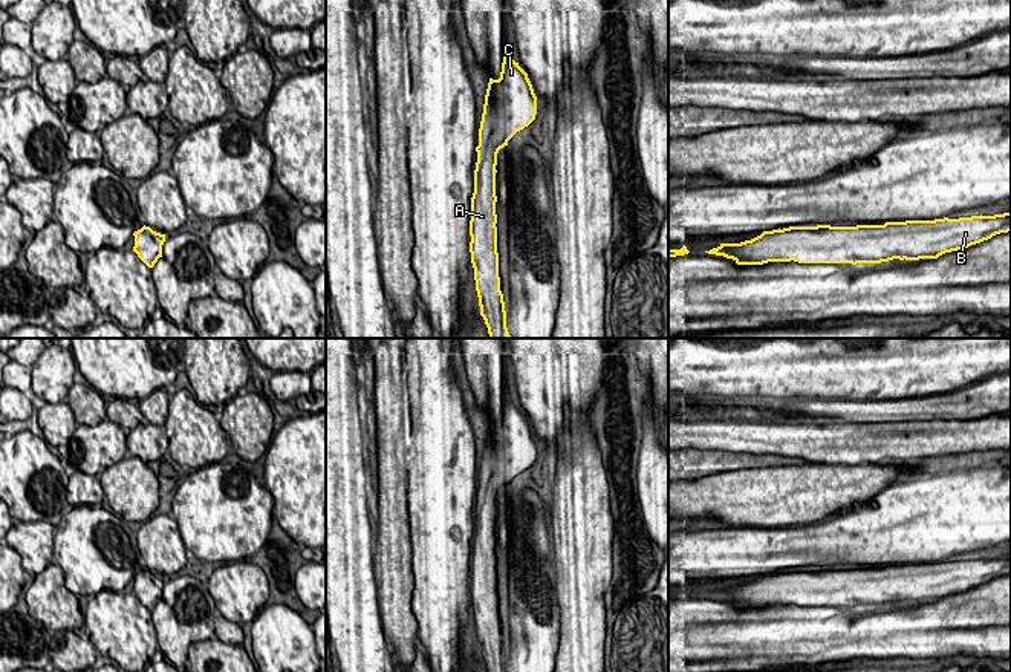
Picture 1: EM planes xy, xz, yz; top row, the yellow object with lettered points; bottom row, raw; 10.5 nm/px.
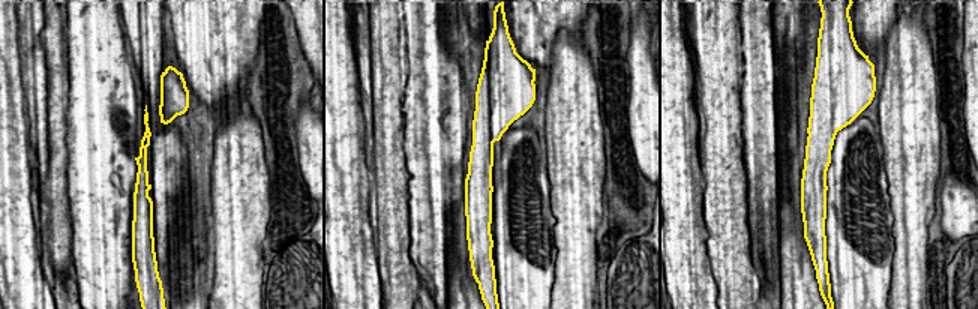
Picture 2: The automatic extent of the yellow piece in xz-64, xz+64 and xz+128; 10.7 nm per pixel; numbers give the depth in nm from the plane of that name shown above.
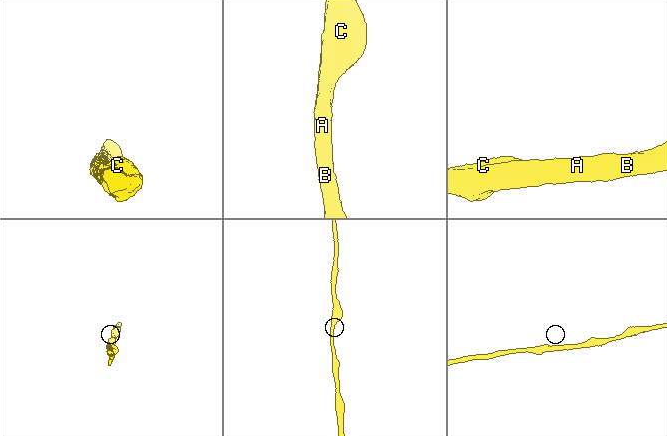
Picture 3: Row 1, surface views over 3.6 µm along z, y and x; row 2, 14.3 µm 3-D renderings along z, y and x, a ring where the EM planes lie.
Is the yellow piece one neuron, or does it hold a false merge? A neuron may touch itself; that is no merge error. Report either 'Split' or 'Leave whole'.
Leave whole

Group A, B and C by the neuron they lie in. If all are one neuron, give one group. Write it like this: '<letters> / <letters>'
A B C

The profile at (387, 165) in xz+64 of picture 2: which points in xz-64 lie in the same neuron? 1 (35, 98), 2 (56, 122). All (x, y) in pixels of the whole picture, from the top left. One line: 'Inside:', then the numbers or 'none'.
Inside: 2

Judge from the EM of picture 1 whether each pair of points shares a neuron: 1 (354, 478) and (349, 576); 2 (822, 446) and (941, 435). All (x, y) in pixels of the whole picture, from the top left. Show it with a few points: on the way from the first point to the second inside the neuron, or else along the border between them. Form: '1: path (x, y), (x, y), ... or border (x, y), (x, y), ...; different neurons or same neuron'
1: path (349, 502), (349, 551); same neuron
2: path (851, 443), (912, 440); same neuron

